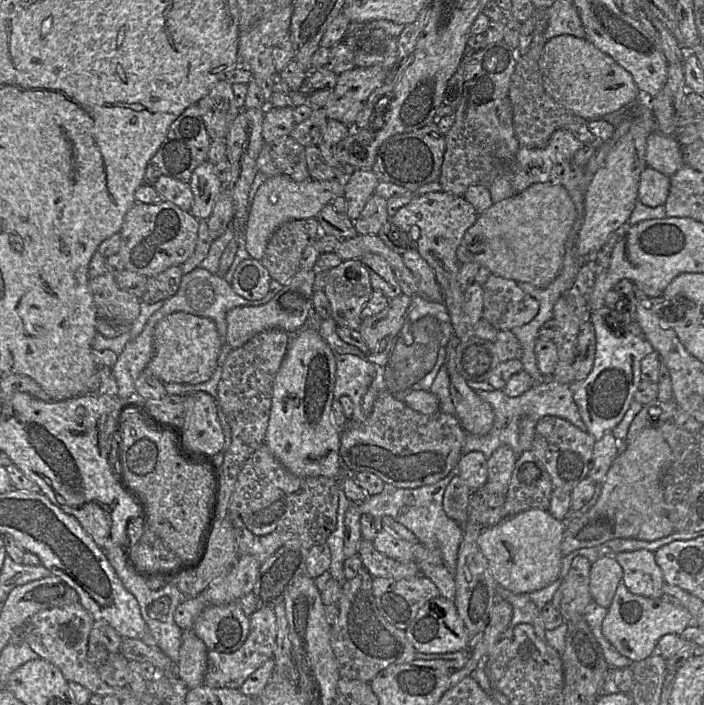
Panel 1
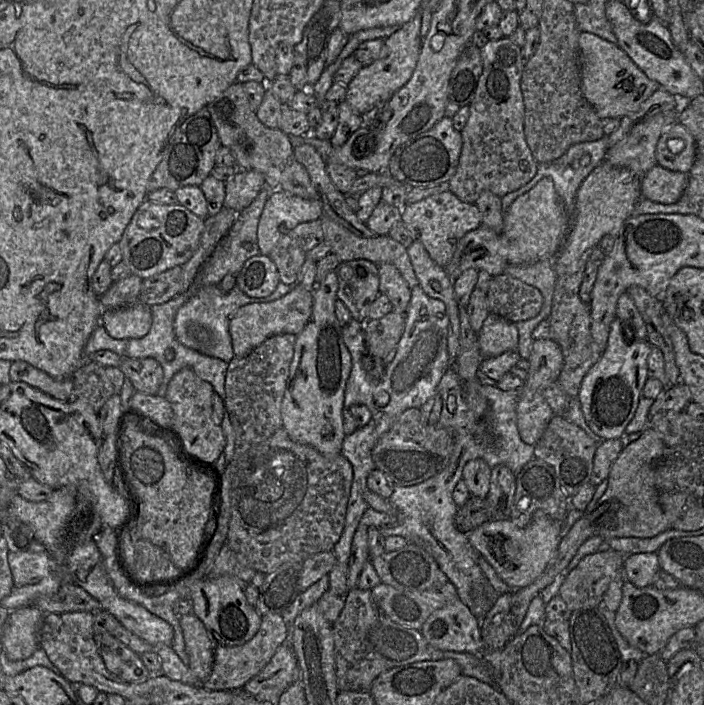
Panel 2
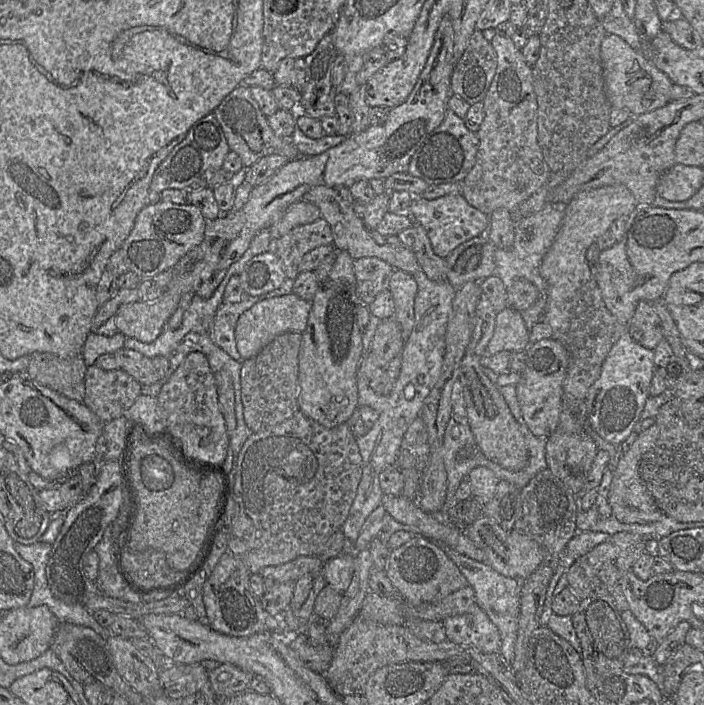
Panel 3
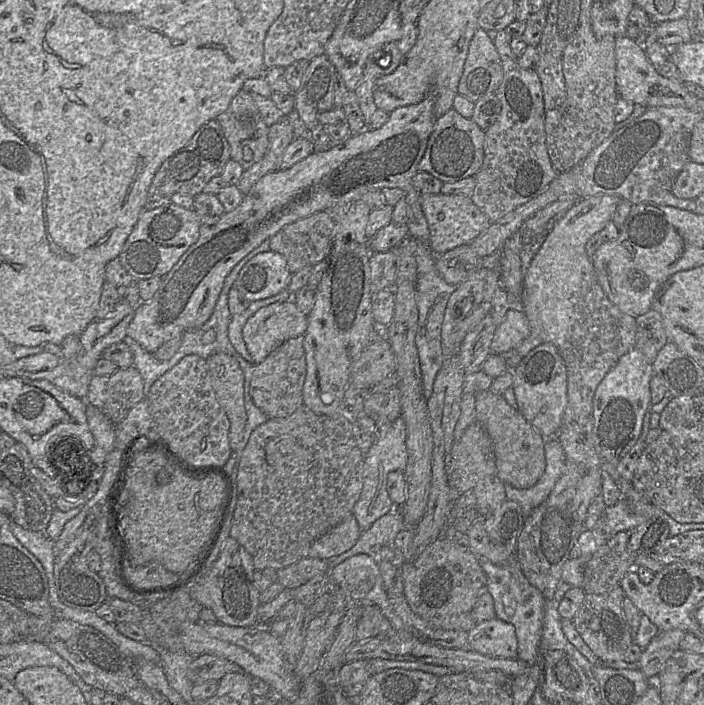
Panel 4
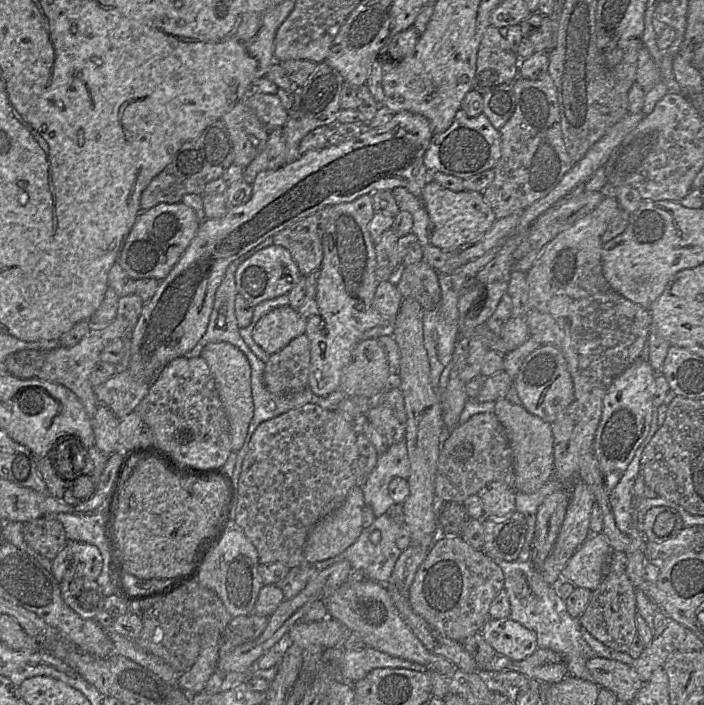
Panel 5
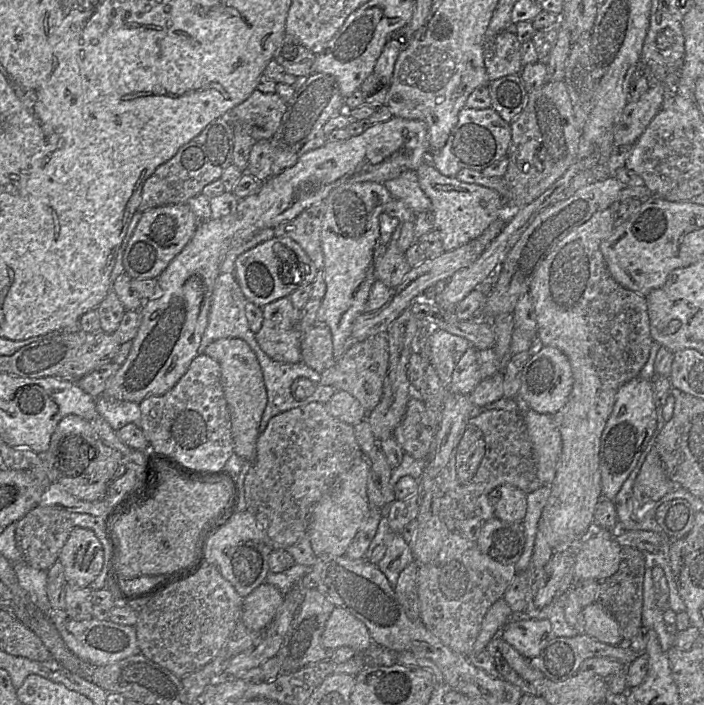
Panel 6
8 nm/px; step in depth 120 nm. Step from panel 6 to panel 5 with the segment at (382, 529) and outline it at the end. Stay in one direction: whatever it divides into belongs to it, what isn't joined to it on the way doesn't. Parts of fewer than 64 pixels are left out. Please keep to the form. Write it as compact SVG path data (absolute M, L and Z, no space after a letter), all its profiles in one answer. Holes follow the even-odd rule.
M384 514L376 518L368 528L363 529L354 544L349 546L344 552L333 558L315 563L315 569L321 571L337 562L346 560L351 564L352 569L361 569L366 579L386 585L389 583L394 565L402 553L396 545L396 537L402 526L401 522L396 521L390 514ZM375 530L381 532L381 540L378 544L373 544L370 539L371 534Z

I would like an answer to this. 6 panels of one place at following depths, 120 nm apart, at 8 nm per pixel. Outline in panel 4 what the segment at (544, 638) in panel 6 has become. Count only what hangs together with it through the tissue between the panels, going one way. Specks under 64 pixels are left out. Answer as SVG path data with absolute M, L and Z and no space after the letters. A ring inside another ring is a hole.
M497 618L476 624L468 632L468 650L495 658L517 659L515 628Z

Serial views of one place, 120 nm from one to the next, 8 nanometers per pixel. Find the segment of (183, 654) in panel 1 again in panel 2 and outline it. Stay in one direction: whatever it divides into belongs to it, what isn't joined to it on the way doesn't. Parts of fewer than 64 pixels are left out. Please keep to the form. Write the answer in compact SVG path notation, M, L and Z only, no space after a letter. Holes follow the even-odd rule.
M190 613L179 617L185 650L188 655L188 667L199 682L203 683L211 674L214 650L217 644L196 615Z

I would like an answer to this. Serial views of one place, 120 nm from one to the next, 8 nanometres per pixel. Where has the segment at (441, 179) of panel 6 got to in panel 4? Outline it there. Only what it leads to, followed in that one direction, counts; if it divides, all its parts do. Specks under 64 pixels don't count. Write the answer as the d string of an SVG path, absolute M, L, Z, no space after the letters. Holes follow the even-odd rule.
M424 193L421 195L420 202L428 223L429 244L435 255L470 244L491 224L489 218L466 195Z

